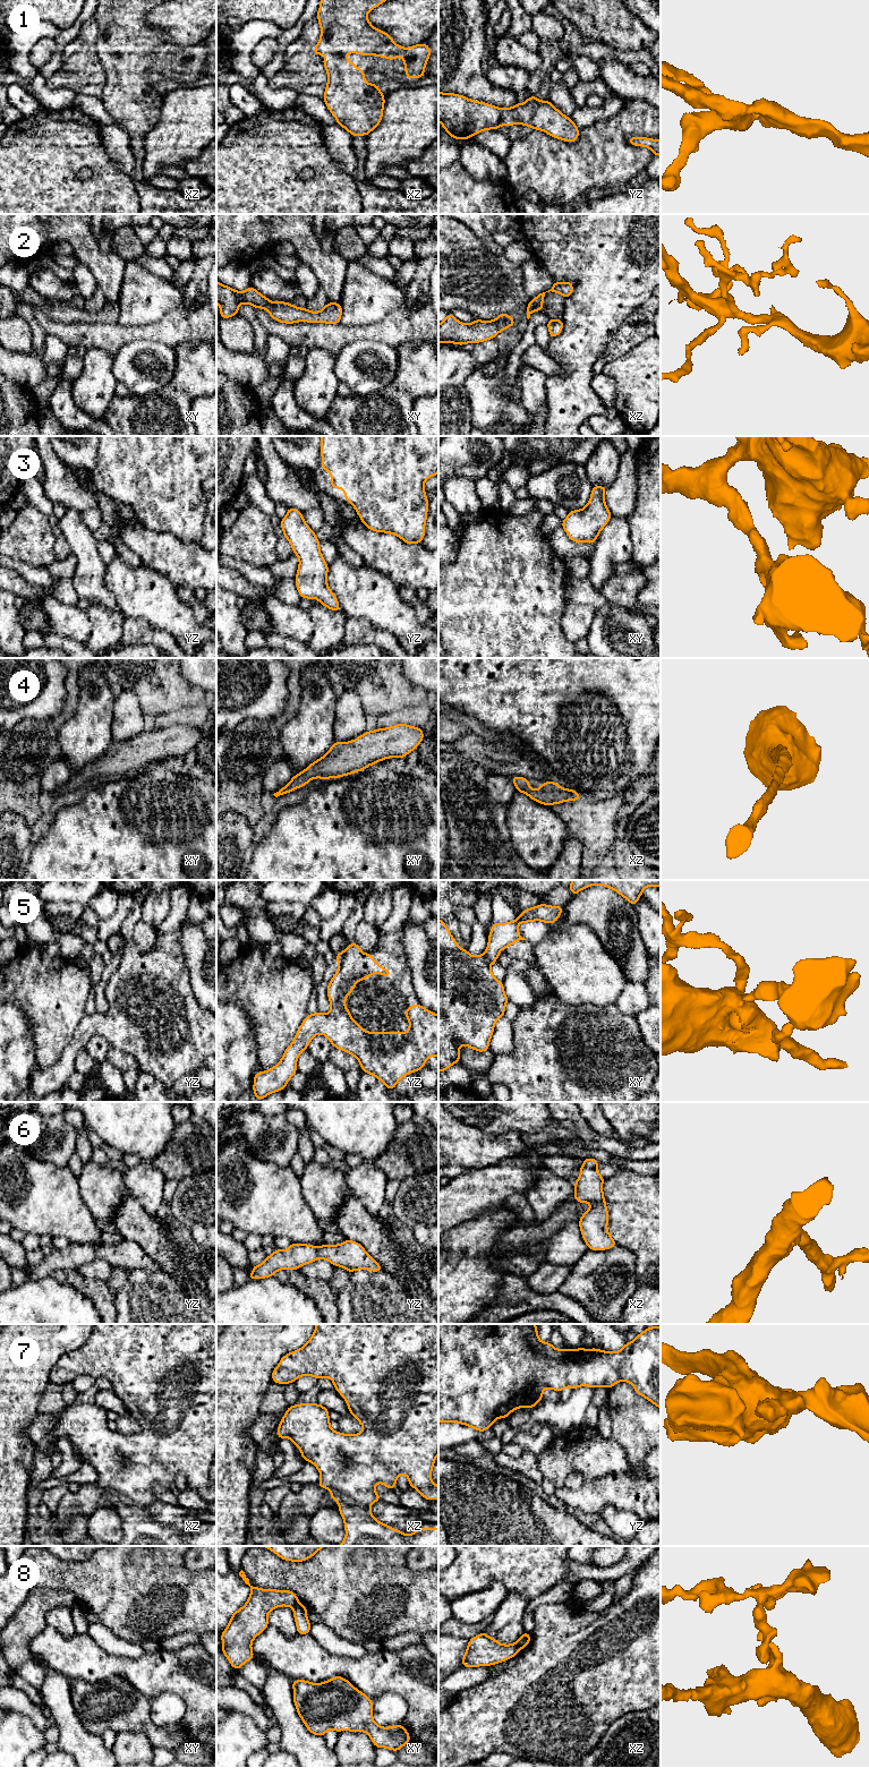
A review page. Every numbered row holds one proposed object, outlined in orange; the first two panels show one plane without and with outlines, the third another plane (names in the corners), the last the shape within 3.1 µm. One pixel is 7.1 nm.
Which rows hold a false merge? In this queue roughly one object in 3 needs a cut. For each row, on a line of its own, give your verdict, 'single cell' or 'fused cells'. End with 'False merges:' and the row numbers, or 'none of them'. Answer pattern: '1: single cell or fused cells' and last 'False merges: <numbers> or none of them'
1: single cell
2: single cell
3: single cell
4: single cell
5: fused cells
6: single cell
7: single cell
8: fused cells
False merges: 5, 8

